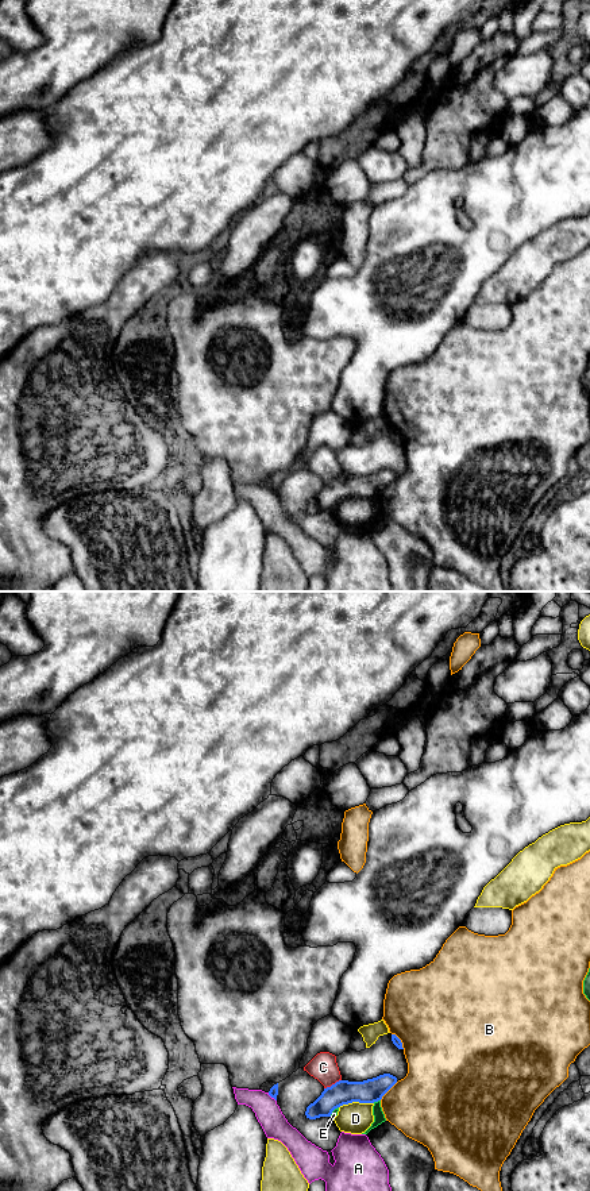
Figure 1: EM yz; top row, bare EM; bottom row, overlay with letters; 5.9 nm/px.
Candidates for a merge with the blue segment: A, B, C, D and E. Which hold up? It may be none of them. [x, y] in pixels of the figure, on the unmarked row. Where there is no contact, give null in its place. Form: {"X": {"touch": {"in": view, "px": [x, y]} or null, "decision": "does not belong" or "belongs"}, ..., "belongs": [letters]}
{"A": {"touch": {"in": "yz", "px": [272, 492]}, "decision": "does not belong"}, "B": {"touch": {"in": "yz", "px": [388, 485]}, "decision": "does not belong"}, "C": {"touch": {"in": "yz", "px": [332, 480]}, "decision": "does not belong"}, "D": {"touch": {"in": "yz", "px": [355, 496]}, "decision": "does not belong"}, "E": {"touch": {"in": "yz", "px": [376, 496]}, "decision": "does not belong"}, "belongs": []}

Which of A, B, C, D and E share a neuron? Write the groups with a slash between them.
A / B / C / D / E

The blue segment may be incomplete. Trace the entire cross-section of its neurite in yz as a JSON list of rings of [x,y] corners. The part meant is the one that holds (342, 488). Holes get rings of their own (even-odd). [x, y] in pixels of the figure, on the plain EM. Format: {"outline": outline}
{"outline": [[[383,469],[363,477],[339,475],[324,483],[321,490],[306,502],[305,510],[309,514],[331,512],[332,506],[352,497],[374,498],[397,478],[397,473]]]}

